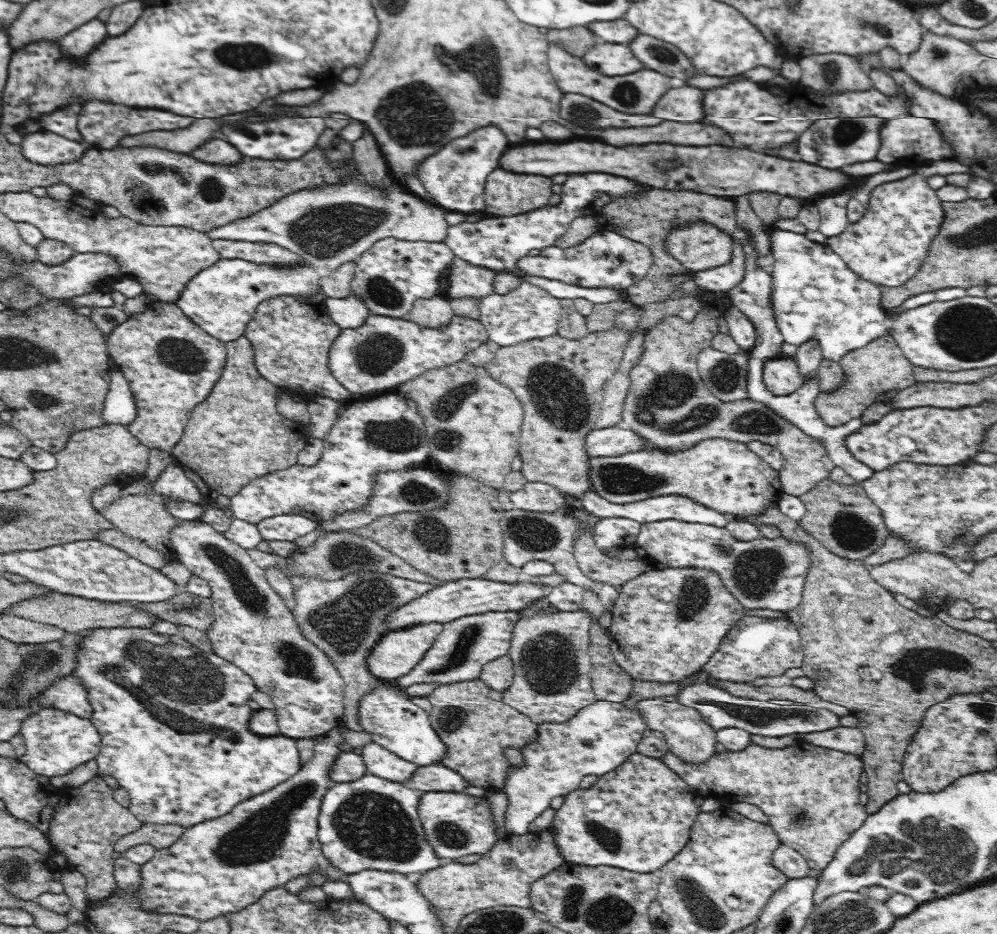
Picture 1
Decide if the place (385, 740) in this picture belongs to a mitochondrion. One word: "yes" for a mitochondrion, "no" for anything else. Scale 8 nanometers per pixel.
no

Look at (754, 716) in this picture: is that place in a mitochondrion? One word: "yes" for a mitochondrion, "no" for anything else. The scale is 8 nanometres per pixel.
yes

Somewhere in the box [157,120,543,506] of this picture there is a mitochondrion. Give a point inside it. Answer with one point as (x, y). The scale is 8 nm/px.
(327, 231)

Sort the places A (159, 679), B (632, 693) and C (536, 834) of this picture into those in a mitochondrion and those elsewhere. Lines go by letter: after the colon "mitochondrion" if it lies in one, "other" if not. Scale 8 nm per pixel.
A: mitochondrion
B: other
C: other

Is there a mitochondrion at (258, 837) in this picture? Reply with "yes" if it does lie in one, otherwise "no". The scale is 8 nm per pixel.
yes

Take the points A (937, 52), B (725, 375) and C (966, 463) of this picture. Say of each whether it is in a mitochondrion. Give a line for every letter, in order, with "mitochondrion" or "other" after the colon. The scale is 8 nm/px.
A: mitochondrion
B: mitochondrion
C: other

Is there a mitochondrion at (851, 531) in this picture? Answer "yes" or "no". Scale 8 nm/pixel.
yes

